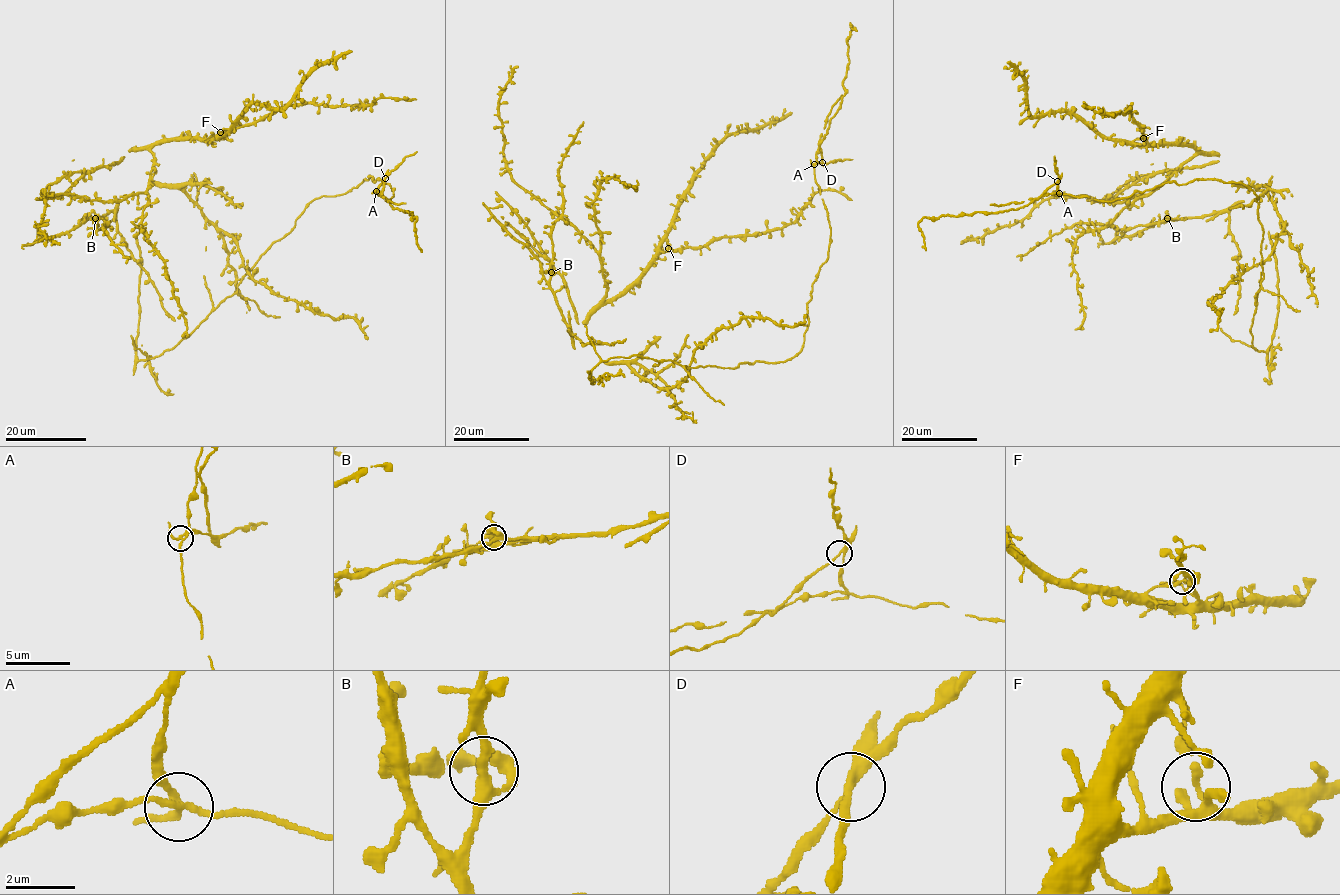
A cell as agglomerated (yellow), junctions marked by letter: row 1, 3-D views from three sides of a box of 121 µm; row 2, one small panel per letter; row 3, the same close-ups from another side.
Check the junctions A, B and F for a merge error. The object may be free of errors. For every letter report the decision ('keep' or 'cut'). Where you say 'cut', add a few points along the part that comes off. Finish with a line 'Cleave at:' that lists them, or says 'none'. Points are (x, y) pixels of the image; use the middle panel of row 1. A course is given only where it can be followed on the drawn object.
A: cut | (814, 165), (822, 161), (820, 145), (845, 92), (842, 80), (849, 62), (850, 23), (856, 30)
B: keep
F: keep
Cleave at: A

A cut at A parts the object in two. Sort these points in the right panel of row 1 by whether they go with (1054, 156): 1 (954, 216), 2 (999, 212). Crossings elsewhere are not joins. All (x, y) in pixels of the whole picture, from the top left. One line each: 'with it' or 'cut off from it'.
1: with it
2: with it

